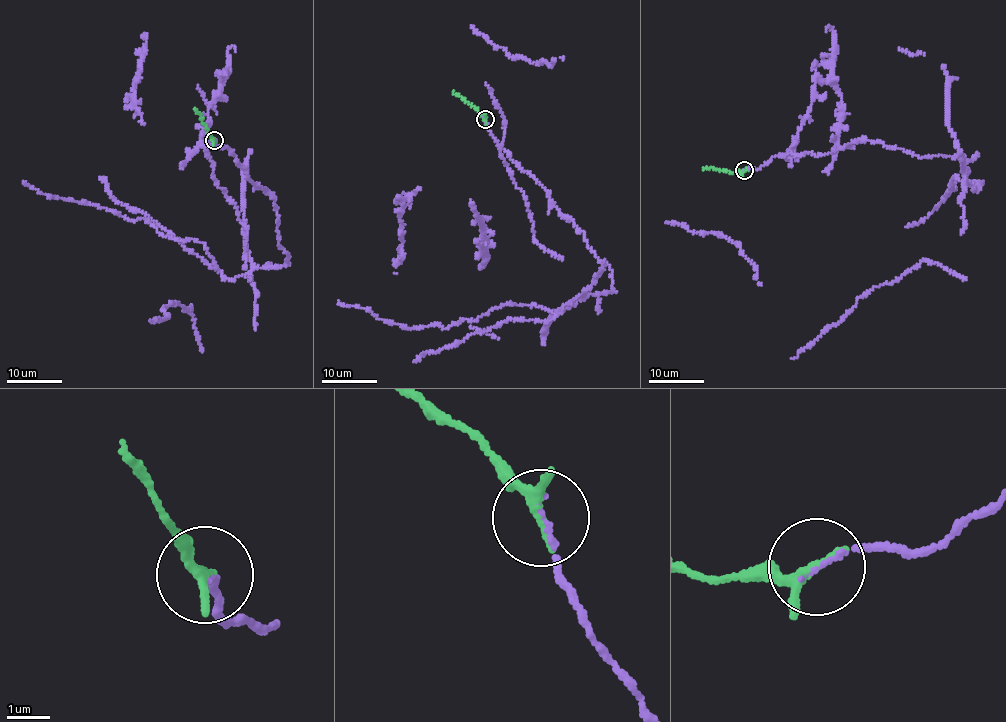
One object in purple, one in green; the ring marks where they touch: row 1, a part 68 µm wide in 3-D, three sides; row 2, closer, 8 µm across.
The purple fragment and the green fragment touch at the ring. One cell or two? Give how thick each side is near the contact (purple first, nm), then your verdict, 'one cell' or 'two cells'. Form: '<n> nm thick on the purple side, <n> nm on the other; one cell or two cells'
90 nm thick on the purple side, 220 nm on the other; one cell

